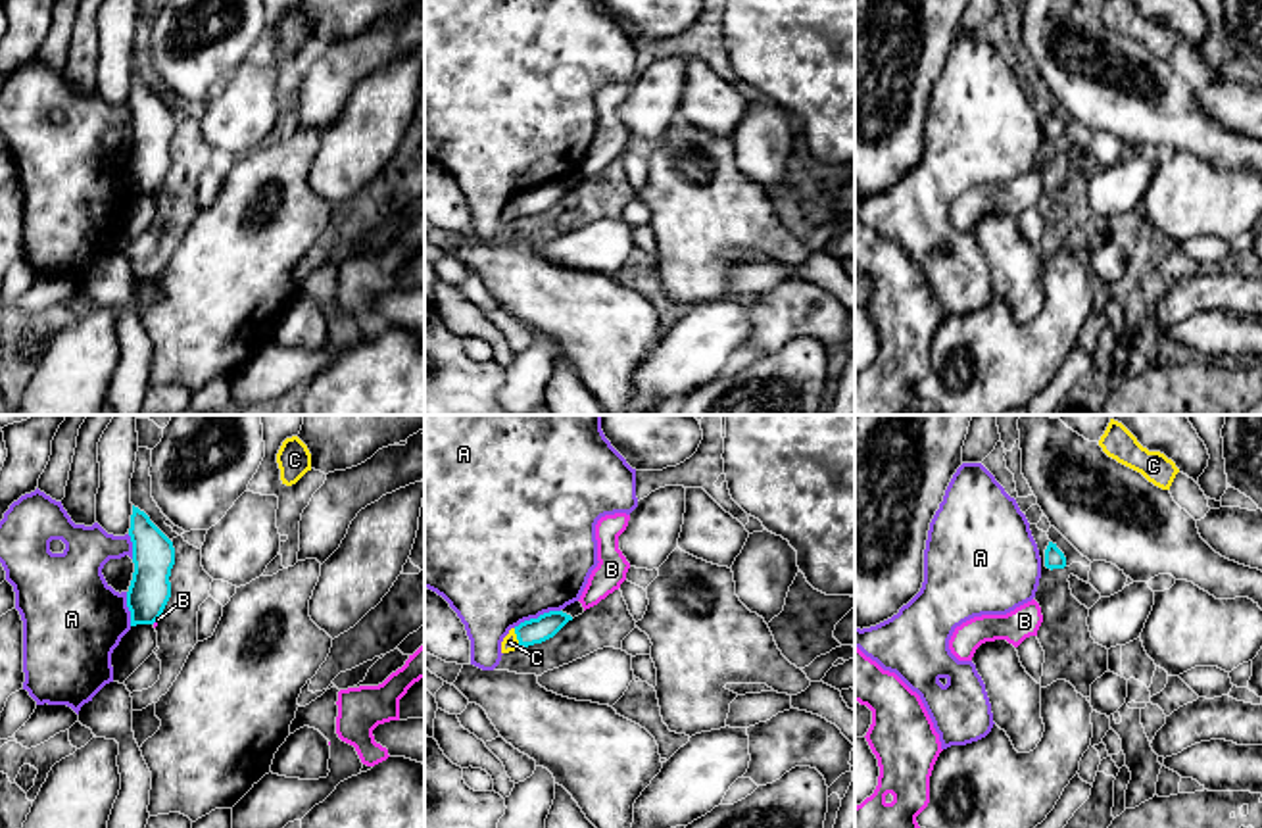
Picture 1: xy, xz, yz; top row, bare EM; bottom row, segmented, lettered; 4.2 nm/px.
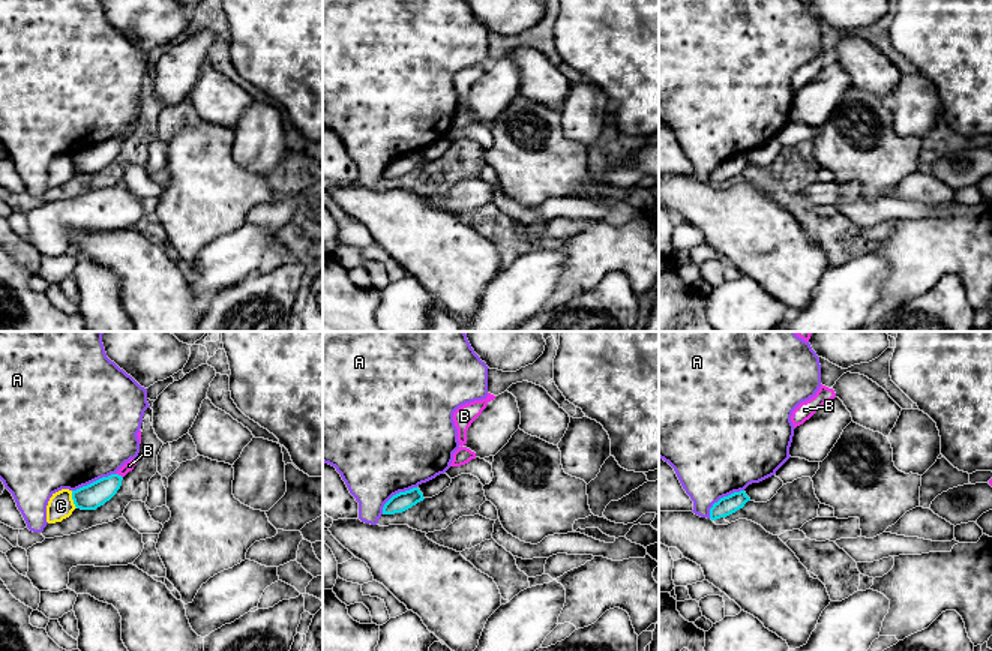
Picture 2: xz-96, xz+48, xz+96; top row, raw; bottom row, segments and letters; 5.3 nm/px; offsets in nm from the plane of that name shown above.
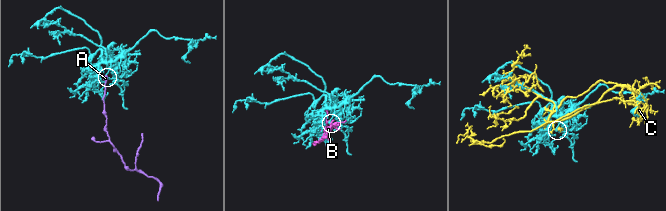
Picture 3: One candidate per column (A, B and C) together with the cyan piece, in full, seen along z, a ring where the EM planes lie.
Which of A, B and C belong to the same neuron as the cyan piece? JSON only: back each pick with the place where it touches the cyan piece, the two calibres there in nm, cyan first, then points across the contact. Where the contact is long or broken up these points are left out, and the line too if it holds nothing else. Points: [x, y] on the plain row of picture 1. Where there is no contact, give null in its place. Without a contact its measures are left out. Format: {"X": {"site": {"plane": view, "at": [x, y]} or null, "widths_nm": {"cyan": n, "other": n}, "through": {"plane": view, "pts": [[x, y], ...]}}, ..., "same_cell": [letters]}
{"same_cell": []}

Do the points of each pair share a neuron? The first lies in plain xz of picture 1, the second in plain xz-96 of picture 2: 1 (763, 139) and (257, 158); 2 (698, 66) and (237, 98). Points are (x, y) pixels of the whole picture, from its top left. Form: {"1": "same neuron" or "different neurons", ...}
{"1": "same neuron", "2": "same neuron"}

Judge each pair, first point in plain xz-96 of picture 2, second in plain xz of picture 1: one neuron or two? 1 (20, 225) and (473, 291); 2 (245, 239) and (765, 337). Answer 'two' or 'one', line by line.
1: two
2: two

